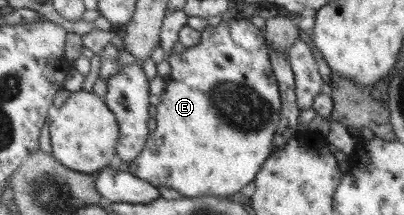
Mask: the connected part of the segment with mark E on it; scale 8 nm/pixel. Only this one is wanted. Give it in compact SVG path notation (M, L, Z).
M231 18L216 26L207 25L199 42L167 58L171 66L166 86L156 106L156 128L149 133L143 151L129 162L131 174L153 186L169 186L186 197L229 197L249 184L273 154L273 133L280 115L280 92L266 46L266 38L250 20Z

